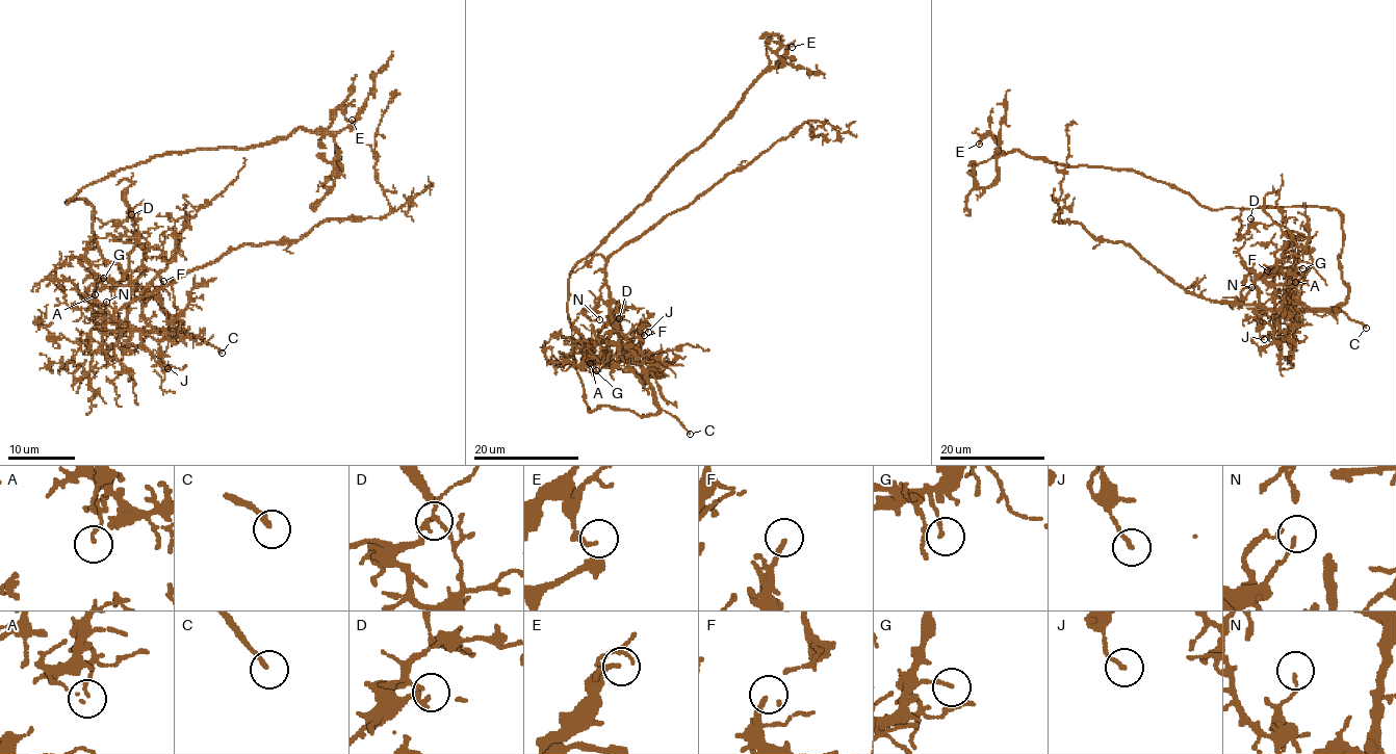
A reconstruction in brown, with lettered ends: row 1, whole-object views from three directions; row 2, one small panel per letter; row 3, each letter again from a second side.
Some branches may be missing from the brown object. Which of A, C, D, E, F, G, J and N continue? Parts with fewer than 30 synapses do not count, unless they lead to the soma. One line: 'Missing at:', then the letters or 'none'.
Missing at: C, F

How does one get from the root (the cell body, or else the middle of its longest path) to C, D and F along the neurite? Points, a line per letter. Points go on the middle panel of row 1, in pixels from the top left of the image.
C: (624, 410), (653, 415), (660, 408), (670, 413), (690, 434)
D: (624, 410), (653, 415), (658, 406), (637, 349), (616, 328), (618, 307), (624, 312), (611, 318), (619, 318)
F: (624, 410), (640, 415), (658, 410), (637, 354), (631, 349), (628, 357), (639, 353), (644, 335)

